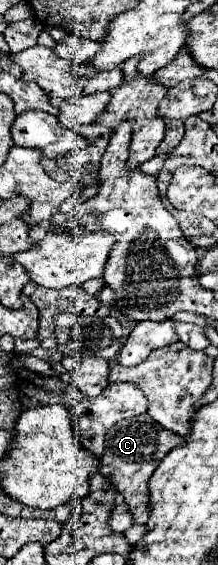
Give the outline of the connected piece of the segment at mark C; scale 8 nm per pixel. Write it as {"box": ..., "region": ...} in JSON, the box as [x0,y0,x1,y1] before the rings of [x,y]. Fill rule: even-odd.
{"box":[99,415,185,525],"region":[[[135,415],[131,419],[123,419],[117,425],[113,425],[105,435],[105,453],[101,457],[101,469],[99,473],[107,477],[113,487],[125,497],[125,503],[129,511],[133,513],[133,523],[145,525],[149,519],[149,479],[159,465],[159,461],[175,447],[183,445],[185,439],[163,429],[157,421],[153,421],[149,415]]]}

